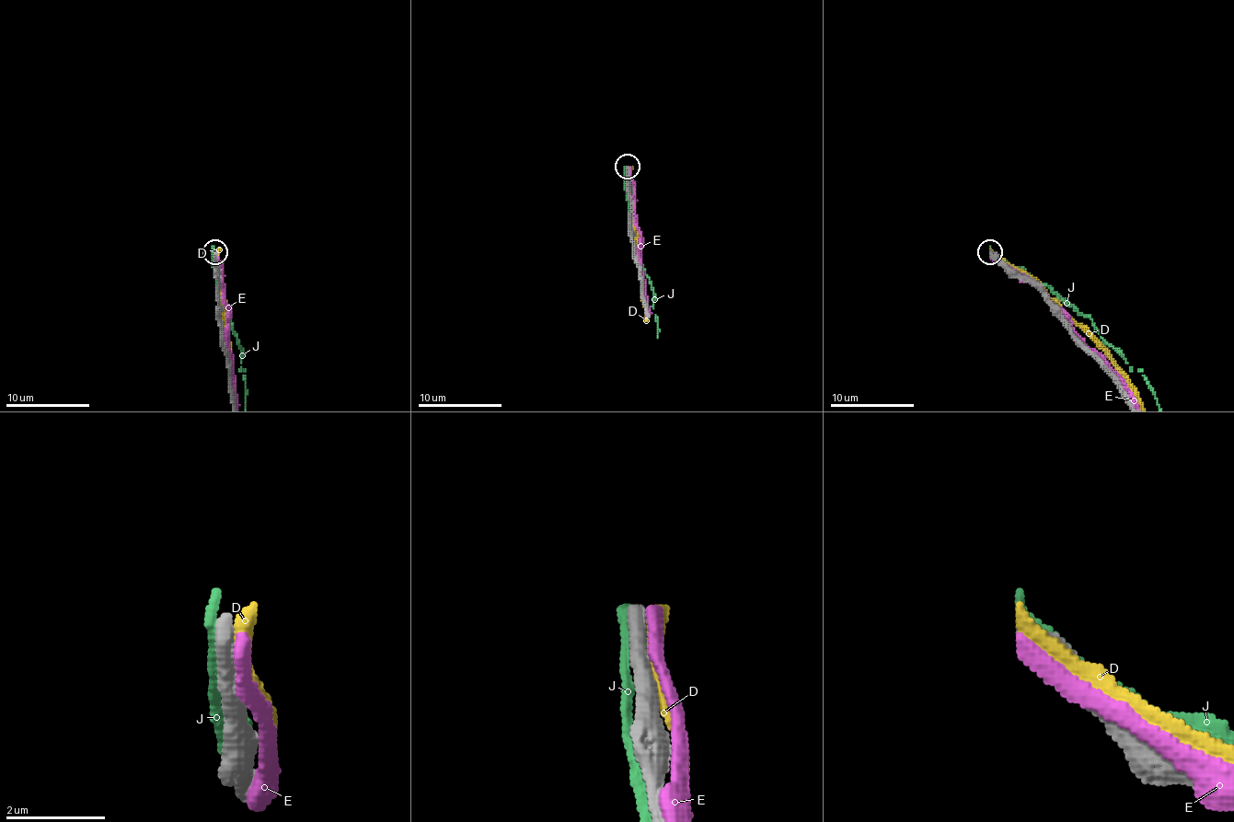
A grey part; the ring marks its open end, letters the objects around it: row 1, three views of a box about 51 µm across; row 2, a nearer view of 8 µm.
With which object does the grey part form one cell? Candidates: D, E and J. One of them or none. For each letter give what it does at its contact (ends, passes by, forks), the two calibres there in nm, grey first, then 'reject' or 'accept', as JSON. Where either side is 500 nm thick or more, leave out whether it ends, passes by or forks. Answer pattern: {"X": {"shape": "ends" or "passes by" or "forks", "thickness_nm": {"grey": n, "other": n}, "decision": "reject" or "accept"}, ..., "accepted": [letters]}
{"D": {"shape": "passes by", "thickness_nm": {"grey": 400, "other": 320}, "decision": "reject"}, "E": {"shape": "ends", "thickness_nm": {"grey": 400, "other": 420}, "decision": "reject"}, "J": {"thickness_nm": {"grey": 500, "other": 300}, "decision": "reject"}, "accepted": []}

